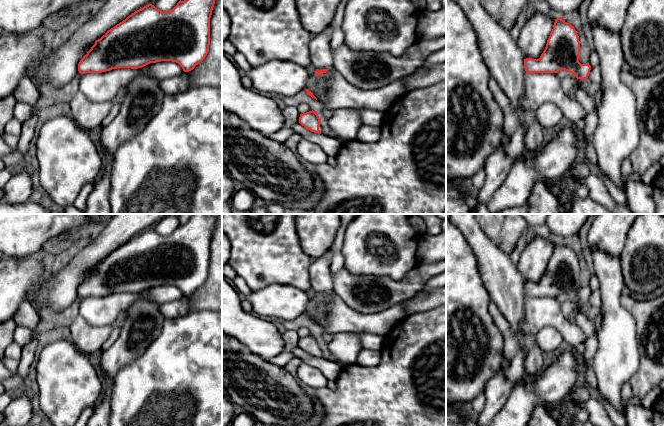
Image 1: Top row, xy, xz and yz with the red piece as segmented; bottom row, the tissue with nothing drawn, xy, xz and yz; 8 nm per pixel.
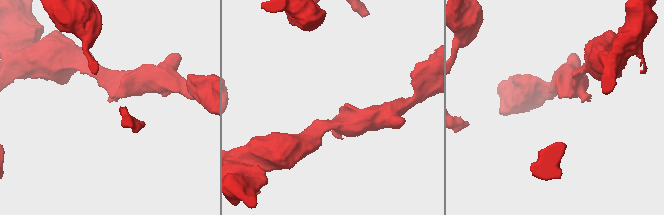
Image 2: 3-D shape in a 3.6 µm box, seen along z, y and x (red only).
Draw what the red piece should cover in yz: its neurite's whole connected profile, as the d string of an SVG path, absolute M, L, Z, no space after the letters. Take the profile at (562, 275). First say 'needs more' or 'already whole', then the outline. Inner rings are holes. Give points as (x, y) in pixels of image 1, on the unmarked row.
needs more; M562 241L555 243L553 253L546 271L539 283L524 283L527 298L558 297L565 294L576 300L573 312L567 316L575 324L576 315L582 311L582 305L589 302L591 290L581 288L580 265L574 250L565 246Z

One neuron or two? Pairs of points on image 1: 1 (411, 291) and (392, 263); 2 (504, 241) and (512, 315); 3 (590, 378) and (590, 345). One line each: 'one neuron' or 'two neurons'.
1: two neurons
2: two neurons
3: one neuron

